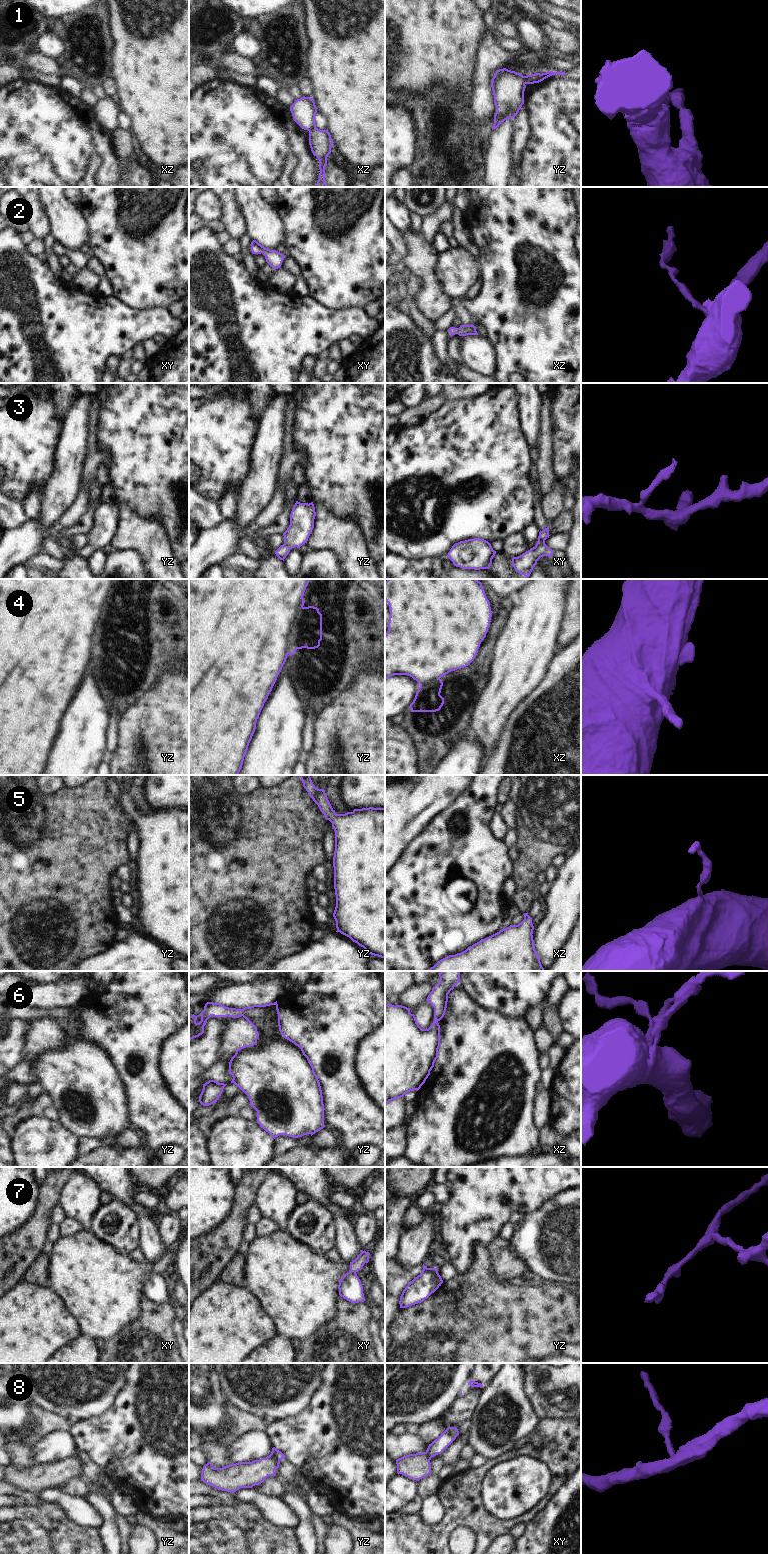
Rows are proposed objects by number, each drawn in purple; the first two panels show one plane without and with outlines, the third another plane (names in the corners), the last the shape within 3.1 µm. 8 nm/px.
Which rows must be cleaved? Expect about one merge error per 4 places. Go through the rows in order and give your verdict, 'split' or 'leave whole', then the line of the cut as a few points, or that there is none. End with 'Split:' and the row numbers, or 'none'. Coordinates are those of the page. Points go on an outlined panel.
1: split; cut yz (523, 76), (525, 83)
2: leave whole; cut none
3: leave whole; cut none
4: leave whole; cut none
5: leave whole; cut none
6: leave whole; cut none
7: split; cut xy (349, 1271), (355, 1273)
8: split; cut yz (271, 1452), (279, 1460)
Split: 1, 7, 8

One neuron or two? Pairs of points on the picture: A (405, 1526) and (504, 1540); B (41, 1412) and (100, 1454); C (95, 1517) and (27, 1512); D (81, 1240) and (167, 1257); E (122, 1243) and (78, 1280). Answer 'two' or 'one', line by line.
A: two
B: two
C: two
D: one
E: two

